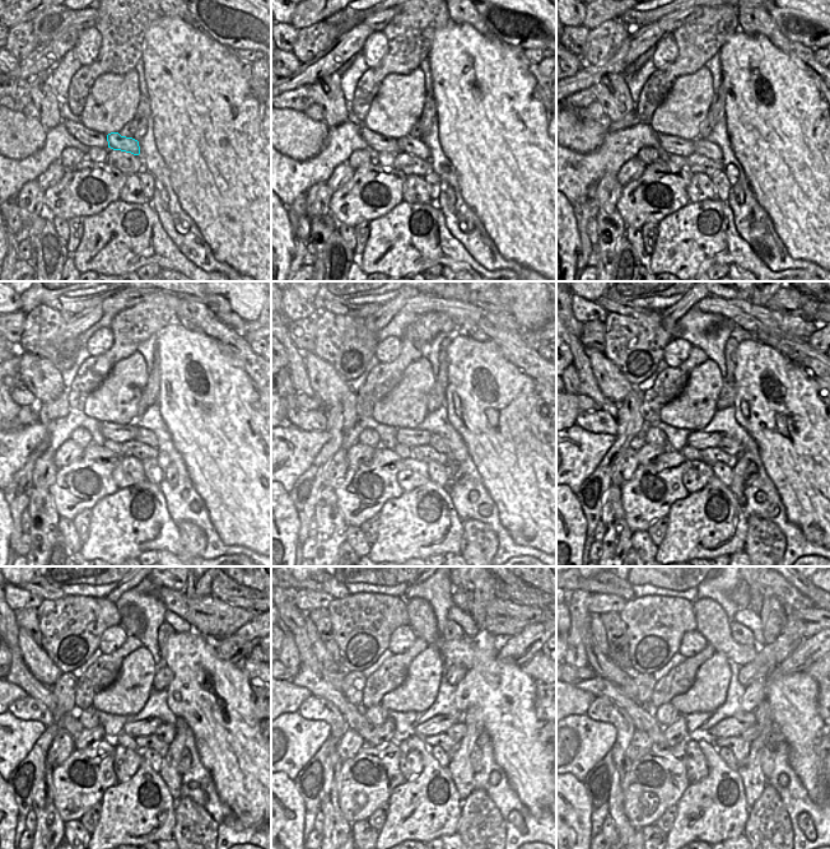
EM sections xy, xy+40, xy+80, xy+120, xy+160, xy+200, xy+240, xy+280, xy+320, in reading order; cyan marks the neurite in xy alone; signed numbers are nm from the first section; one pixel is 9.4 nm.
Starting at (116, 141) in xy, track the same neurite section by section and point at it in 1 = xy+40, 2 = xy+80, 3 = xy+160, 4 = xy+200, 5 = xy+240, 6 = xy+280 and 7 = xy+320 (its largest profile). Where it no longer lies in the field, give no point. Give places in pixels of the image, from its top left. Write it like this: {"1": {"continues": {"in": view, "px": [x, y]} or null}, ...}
{"1": {"continues": {"in": "xy+40", "px": [415, 147]}}, "2": {"continues": {"in": "xy+80", "px": [702, 147]}}, "3": {"continues": {"in": "xy+160", "px": [438, 443]}}, "4": {"continues": {"in": "xy+200", "px": [730, 446]}}, "5": {"continues": {"in": "xy+240", "px": [164, 732]}}, "6": {"continues": {"in": "xy+280", "px": [456, 732]}}, "7": {"continues": {"in": "xy+320", "px": [754, 732]}}}

